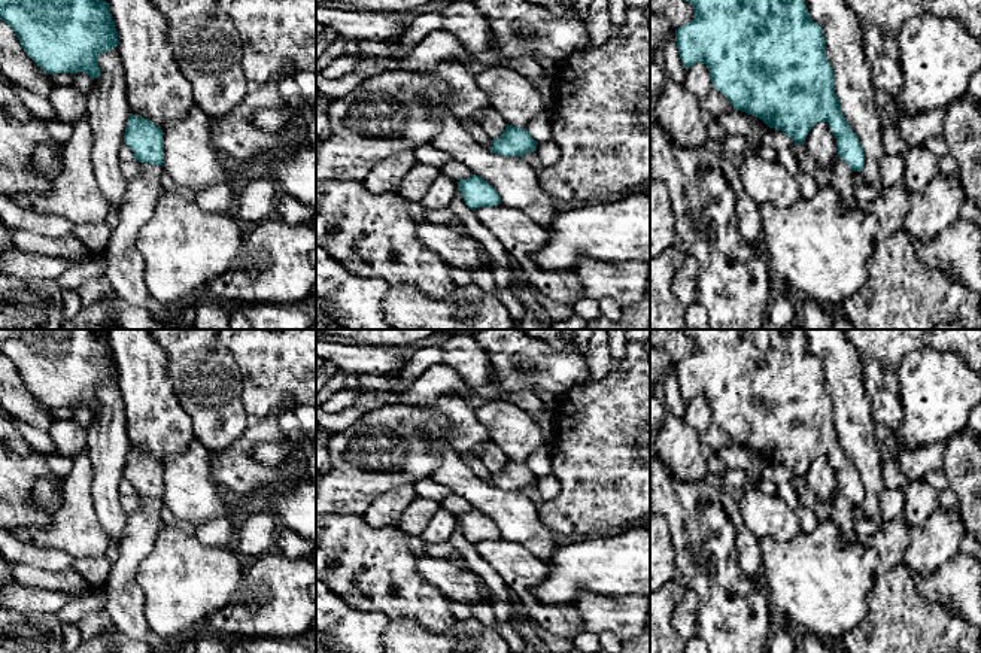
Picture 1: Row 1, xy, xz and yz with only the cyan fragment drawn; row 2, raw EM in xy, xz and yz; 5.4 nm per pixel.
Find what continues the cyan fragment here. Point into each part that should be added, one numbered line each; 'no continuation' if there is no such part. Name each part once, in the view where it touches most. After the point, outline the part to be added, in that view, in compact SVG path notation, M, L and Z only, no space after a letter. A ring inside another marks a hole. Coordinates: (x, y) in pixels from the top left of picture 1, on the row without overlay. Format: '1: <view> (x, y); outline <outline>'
no continuation

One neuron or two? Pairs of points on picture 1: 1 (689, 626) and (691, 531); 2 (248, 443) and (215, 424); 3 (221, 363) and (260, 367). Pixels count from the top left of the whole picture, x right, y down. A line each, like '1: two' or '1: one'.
1: two
2: two
3: two

